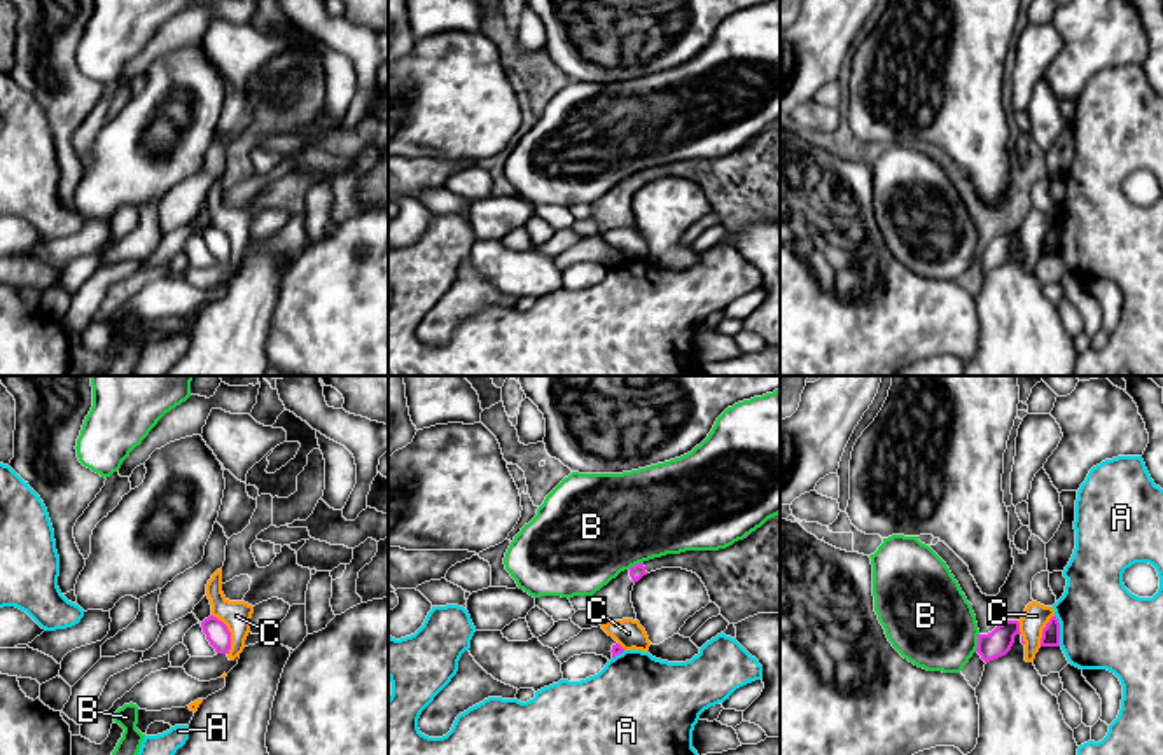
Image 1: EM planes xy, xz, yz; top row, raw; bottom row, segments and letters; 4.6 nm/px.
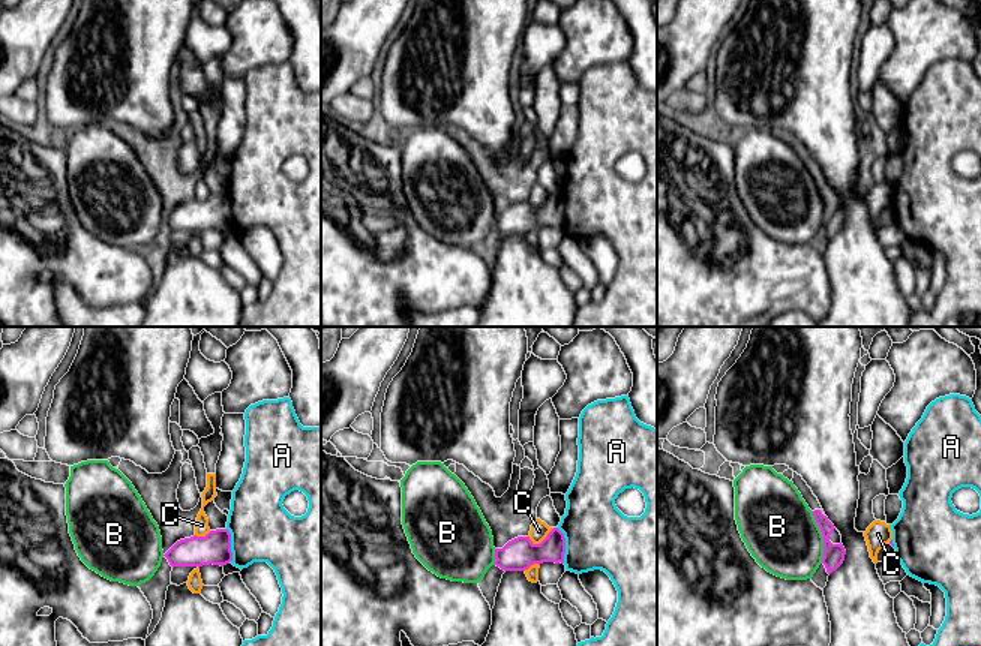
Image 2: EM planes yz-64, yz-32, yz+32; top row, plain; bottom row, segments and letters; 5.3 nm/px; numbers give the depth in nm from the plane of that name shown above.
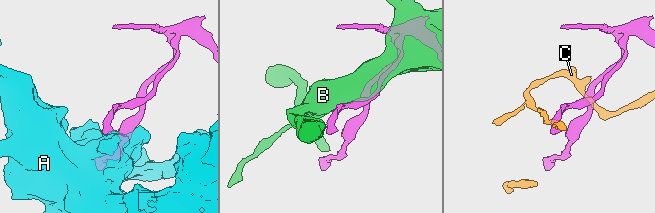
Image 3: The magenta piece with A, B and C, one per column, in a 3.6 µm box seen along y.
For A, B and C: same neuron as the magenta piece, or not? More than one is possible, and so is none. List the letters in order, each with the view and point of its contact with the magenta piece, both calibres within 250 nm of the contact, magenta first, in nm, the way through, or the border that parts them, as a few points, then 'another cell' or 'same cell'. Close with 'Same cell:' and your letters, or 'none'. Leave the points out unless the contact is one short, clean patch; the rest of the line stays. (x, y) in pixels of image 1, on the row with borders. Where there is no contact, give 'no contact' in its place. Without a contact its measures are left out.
A: contact yz (1058, 630); calibres 80 and 400 nm; another cell
B: contact yz (978, 642); calibres 120 and 400 nm; another cell
C: contact xy (229, 633); calibres 110 and 130 nm; border xy (212, 614), (229, 633), (228, 654); another cell
Same cell: none

